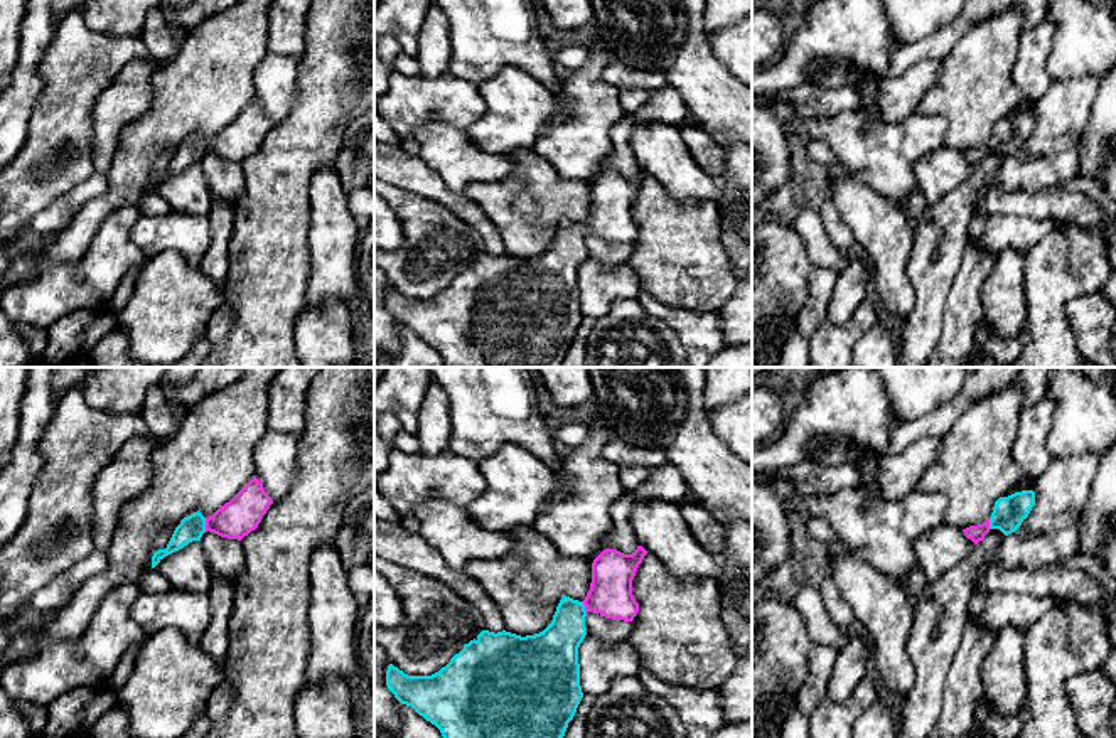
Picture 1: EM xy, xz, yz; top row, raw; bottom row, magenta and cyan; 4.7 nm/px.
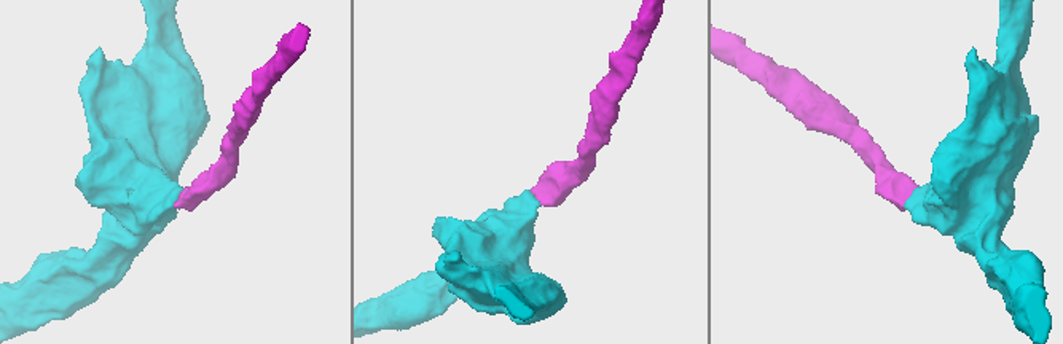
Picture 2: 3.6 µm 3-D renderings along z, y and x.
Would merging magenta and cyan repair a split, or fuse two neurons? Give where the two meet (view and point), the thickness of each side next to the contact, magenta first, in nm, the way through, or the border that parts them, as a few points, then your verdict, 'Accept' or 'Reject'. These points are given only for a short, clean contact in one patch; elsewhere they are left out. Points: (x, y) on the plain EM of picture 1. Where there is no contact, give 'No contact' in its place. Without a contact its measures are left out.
Touches magenta at xy (206, 147). Thickness 180 nm (magenta) against 120 nm. Path across: xy (240, 139), (233, 144), (206, 147), (191, 150). Accept

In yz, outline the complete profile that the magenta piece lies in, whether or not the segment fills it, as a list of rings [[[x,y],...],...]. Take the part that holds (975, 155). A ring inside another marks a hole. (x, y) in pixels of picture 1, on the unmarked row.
[[[1022,113],[1008,120],[1000,120],[995,125],[991,138],[983,147],[969,148],[963,152],[963,155],[974,167],[983,163],[991,152],[1000,152],[1005,158],[1008,158],[1022,148],[1033,128],[1033,113]]]

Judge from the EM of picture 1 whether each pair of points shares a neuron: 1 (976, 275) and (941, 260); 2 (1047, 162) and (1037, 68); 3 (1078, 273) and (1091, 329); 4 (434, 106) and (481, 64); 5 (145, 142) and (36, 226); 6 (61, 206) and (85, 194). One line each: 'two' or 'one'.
1: two
2: two
3: two
4: two
5: two
6: one

